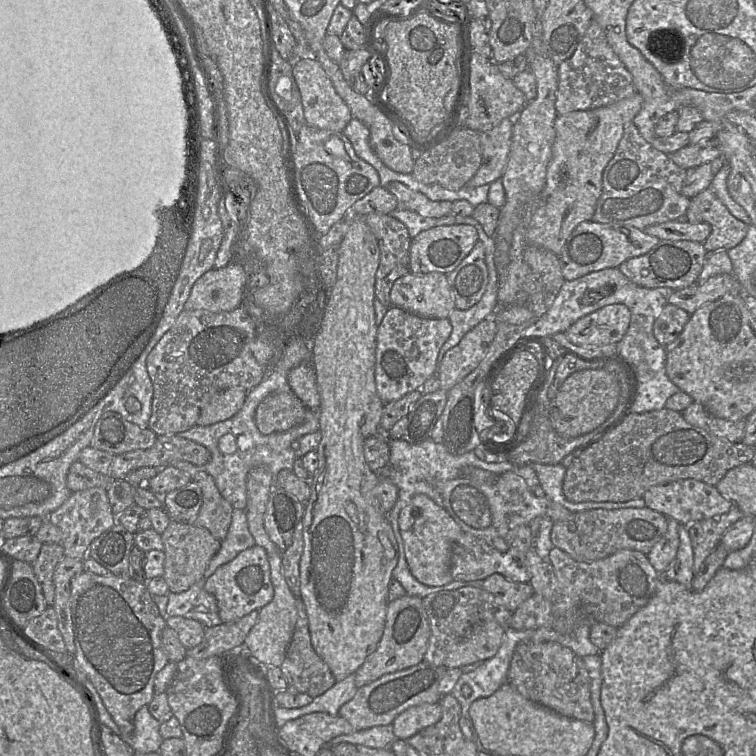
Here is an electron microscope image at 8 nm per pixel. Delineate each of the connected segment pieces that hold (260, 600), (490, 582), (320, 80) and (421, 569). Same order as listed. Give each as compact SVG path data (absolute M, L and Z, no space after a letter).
M254 545L240 552L233 560L221 565L205 581L204 589L215 597L222 623L237 621L254 610L260 610L274 596L266 550Z
M499 573L483 580L482 589L491 593L505 608L514 612L533 593L530 582L515 582Z
M316 58L293 60L293 76L301 94L306 124L321 130L343 133L353 118L351 111L336 92L319 61Z
M425 494L414 495L400 511L399 528L410 571L419 582L442 586L454 580L450 572L451 551L463 531L445 508Z

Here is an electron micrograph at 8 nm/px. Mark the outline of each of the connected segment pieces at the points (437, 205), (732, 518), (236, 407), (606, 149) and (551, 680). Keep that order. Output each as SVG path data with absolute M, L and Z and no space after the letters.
M398 181L389 183L387 190L396 197L397 209L413 211L427 218L442 218L451 213L453 202L432 201Z
M734 505L727 513L693 522L687 526L694 552L694 575L719 544L727 529L744 516L745 514Z
M231 388L217 393L201 410L198 426L208 426L233 417L242 408L248 391Z
M634 93L611 105L573 111L555 119L556 137L546 181L526 230L528 243L559 255L578 224L591 220L602 191L604 169L614 156L624 127L641 110L643 98Z
M518 643L510 661L508 683L525 698L563 716L591 723L594 721L587 667L573 650L559 643Z

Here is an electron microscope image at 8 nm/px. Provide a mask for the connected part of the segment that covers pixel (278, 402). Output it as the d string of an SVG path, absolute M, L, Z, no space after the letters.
M293 392L272 393L257 406L255 424L264 435L291 429L305 420L307 407Z

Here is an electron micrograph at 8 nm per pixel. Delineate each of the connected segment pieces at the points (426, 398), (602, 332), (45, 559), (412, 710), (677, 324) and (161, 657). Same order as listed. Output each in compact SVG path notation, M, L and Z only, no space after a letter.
M443 389L423 394L409 410L408 424L402 439L411 444L418 444L430 438L430 433L445 408L447 398L447 391Z
M610 304L585 315L572 324L565 335L579 346L617 344L626 334L631 312L624 304Z
M42 543L36 560L31 564L47 606L54 604L53 574L63 556L65 555L62 544Z
M440 702L412 706L393 720L391 725L395 738L406 740L421 729L439 721L441 716Z
M667 303L654 321L656 340L662 346L672 343L681 334L689 318L690 314L685 310Z
M82 571L70 581L70 609L75 642L75 658L80 668L85 672L100 695L107 711L123 734L131 734L134 730L134 716L144 705L148 705L155 695L154 681L157 673L169 662L162 644L162 631L166 627L165 619L160 615L159 609L149 593L146 582L139 582L130 576L97 575Z

